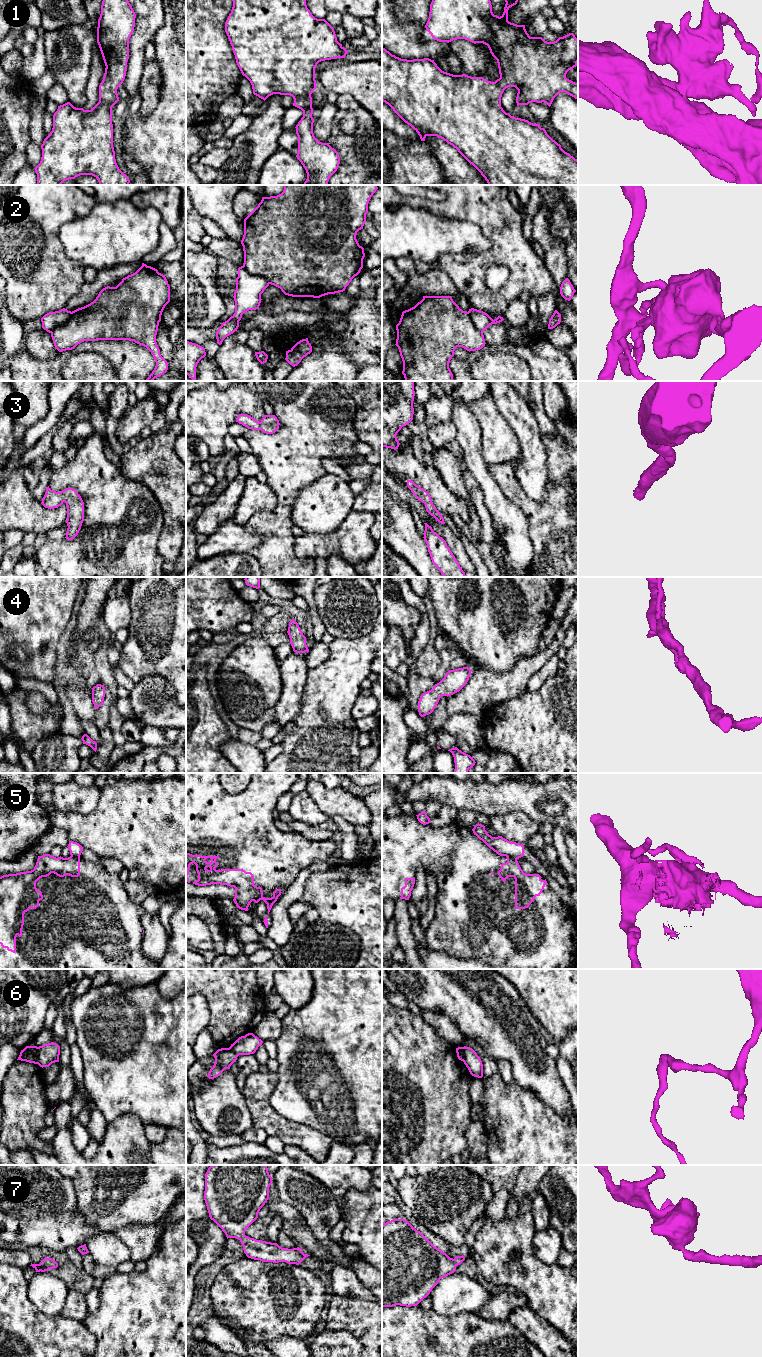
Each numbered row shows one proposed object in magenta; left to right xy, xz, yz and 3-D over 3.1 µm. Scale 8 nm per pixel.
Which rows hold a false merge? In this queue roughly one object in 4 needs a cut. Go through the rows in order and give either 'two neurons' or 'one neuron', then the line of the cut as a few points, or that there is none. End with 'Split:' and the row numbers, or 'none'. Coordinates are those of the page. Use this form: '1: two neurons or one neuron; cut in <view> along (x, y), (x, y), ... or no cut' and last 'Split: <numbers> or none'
1: one neuron; no cut
2: two neurons; cut in xz along (243, 265), (250, 273), (263, 276), (269, 283)
3: one neuron; no cut
4: one neuron; no cut
5: two neurons; cut in xz along (272, 897), (273, 900), (267, 904)
6: two neurons; cut in xy along (36, 1047), (36, 1060), (38, 1063)
7: one neuron; no cut
Split: 2, 5, 6

